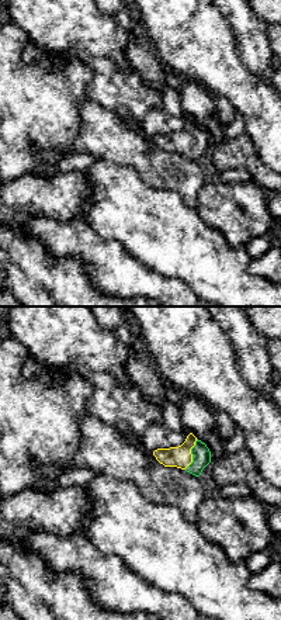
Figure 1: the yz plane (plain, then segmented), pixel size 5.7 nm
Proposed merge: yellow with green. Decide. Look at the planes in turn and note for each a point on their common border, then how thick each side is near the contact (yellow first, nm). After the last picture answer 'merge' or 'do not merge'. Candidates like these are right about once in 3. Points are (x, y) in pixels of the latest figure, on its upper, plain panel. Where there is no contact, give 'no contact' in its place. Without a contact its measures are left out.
meets yellow at (191, 139); 120 nm thick on the yellow side, 110 nm on the other

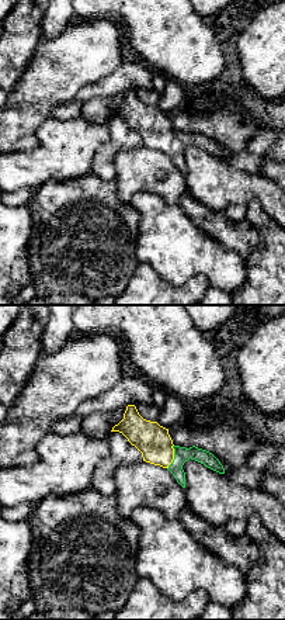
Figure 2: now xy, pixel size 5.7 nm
meets yellow at (173, 142); 190 nm thick on the yellow side, 90 nm on the other

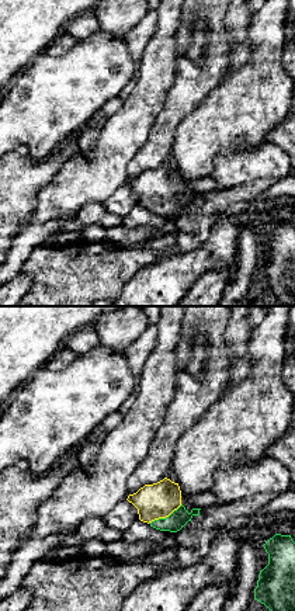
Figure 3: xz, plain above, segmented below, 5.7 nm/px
meets yellow at (165, 202); 200 nm thick on the yellow side, 100 nm on the other

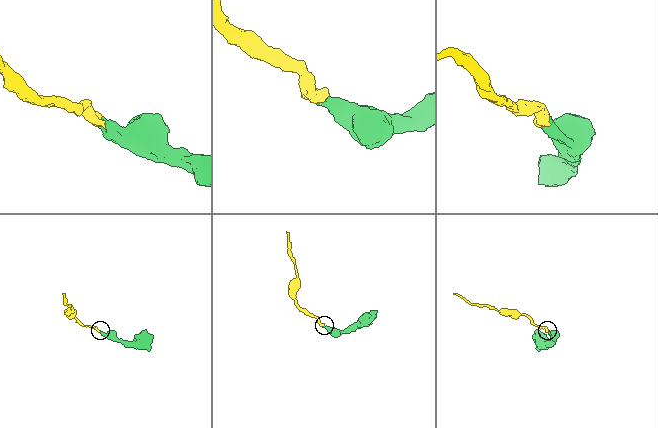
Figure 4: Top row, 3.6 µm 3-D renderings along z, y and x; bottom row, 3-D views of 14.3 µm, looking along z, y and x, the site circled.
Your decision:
merge

